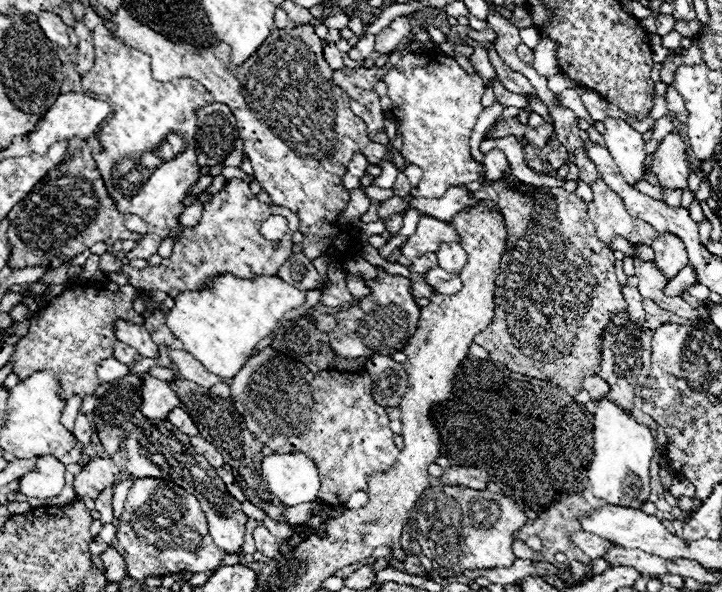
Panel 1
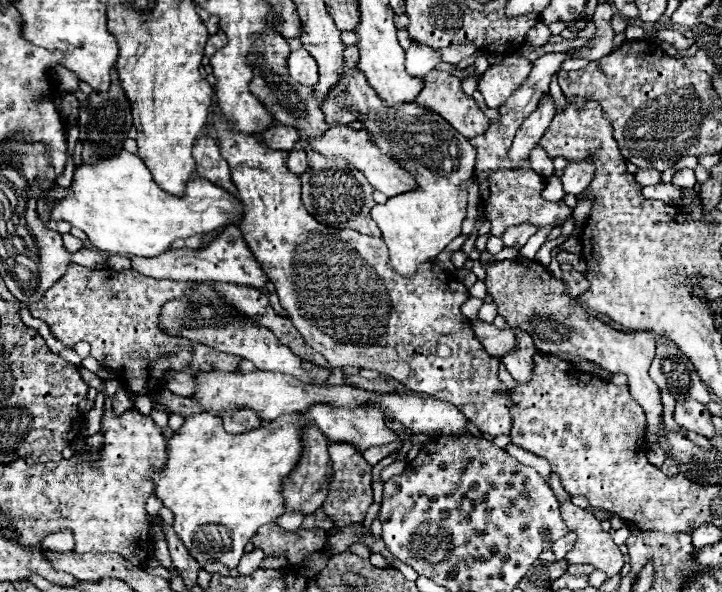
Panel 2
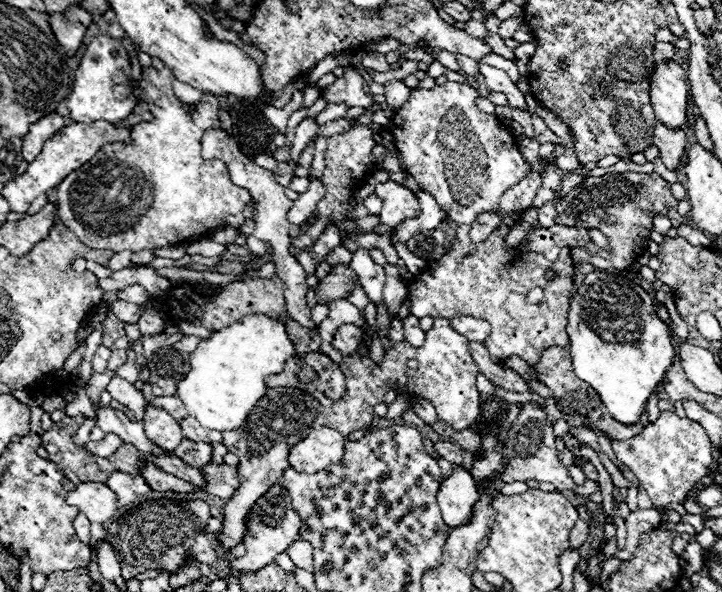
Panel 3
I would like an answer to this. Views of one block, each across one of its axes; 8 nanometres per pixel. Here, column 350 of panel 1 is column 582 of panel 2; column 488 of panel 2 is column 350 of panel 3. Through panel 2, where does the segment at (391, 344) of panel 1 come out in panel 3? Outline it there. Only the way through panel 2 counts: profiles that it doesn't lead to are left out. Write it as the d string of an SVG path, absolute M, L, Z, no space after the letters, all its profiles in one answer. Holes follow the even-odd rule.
M346 264L334 266L330 270L330 274L320 280L320 284L316 288L316 302L328 304L338 298L348 298L356 286L356 278L358 276L350 266L346 266Z

